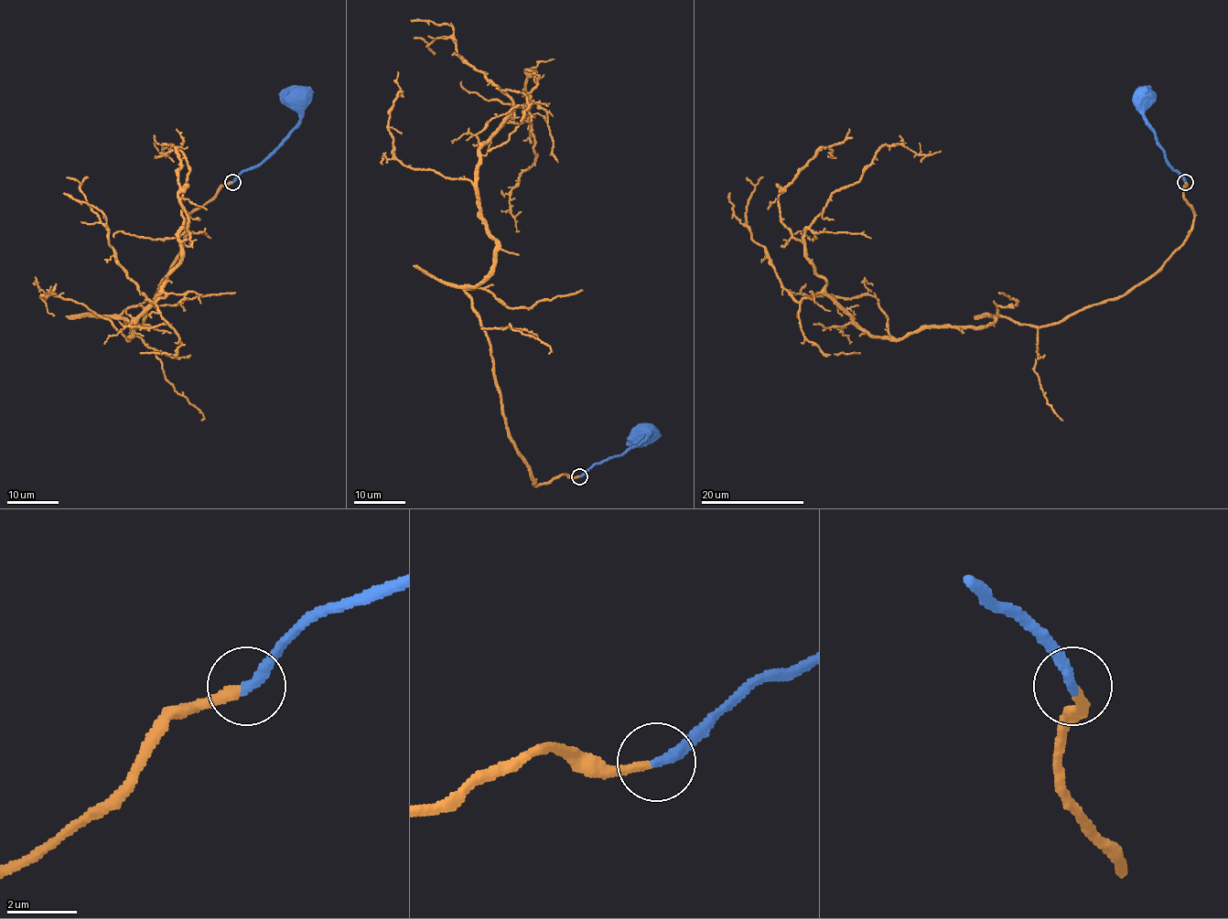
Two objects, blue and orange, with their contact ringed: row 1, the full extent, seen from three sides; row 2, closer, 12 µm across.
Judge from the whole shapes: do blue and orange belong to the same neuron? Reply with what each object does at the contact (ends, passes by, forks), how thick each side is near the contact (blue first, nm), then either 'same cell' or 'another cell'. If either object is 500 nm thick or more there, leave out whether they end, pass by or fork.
blue ends there; orange ends there; 340 nm thick on the blue side, 280 nm on the other; same cell

